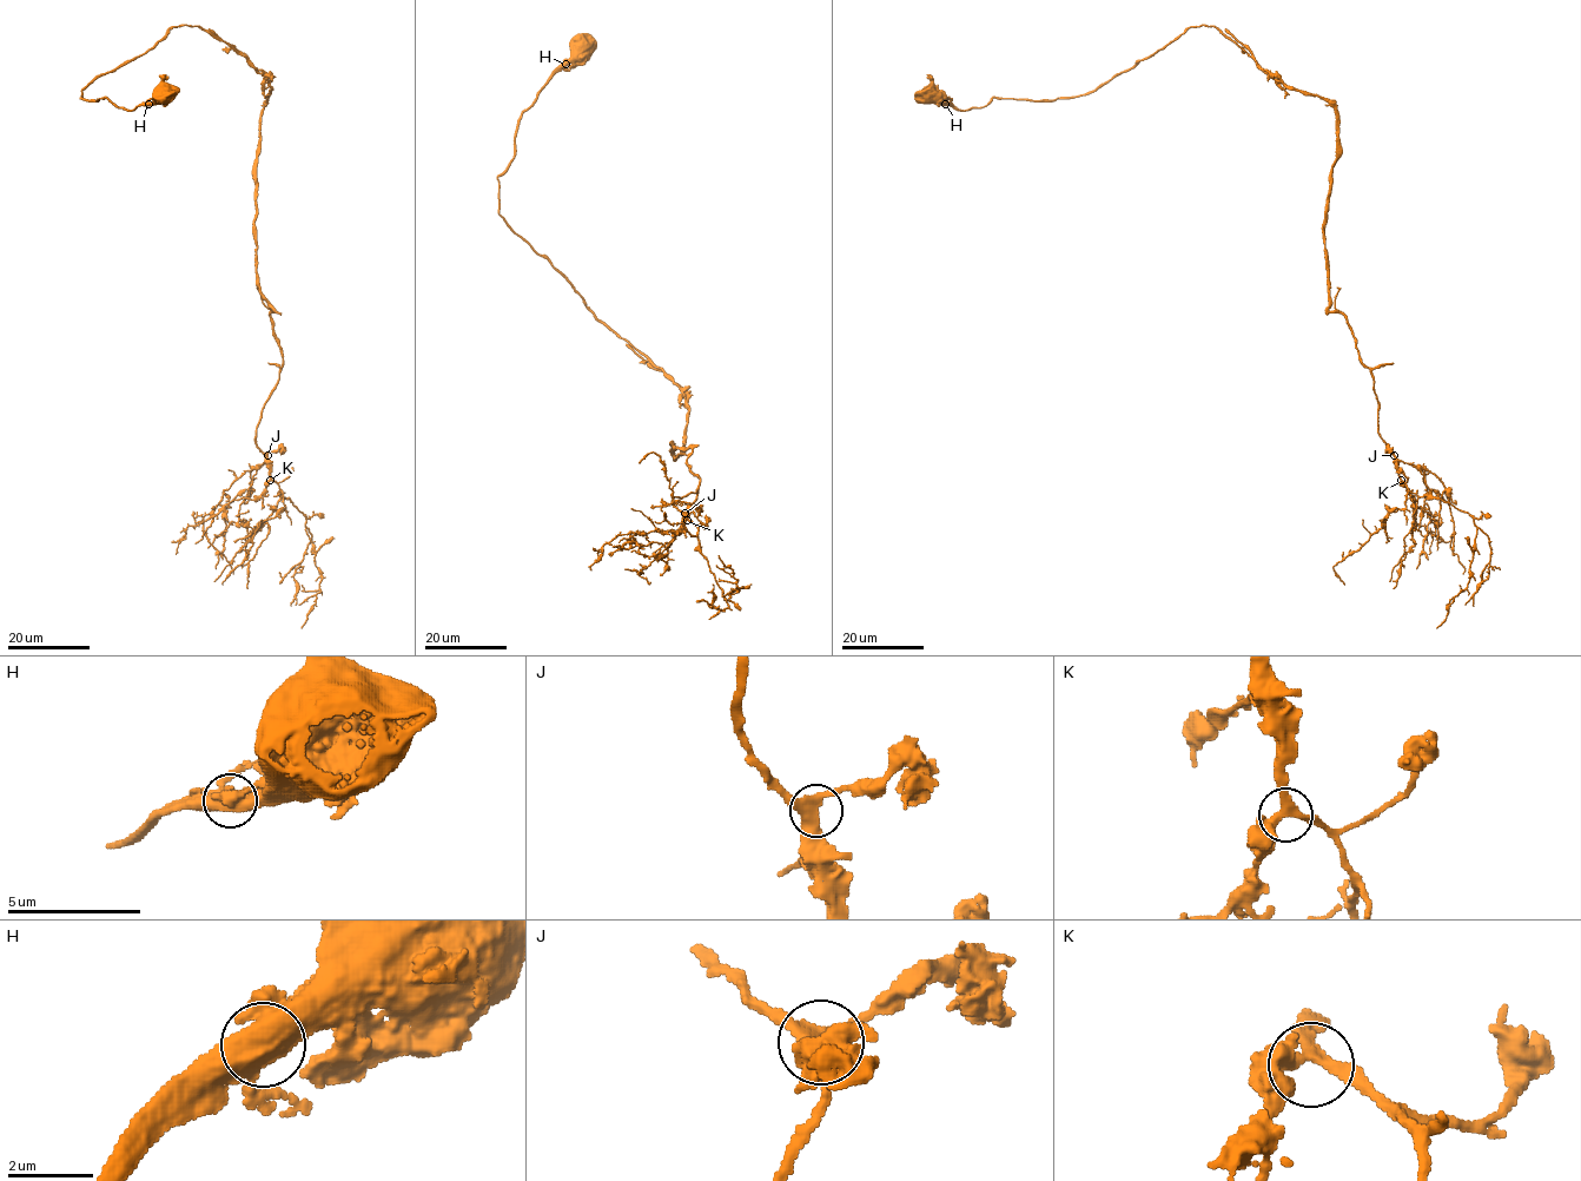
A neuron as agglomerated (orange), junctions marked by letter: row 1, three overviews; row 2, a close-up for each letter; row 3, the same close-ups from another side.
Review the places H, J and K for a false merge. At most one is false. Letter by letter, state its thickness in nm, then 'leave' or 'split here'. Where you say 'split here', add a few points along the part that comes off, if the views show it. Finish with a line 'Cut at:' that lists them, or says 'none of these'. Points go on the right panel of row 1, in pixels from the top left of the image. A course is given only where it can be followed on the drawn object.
H: 600 nm | leave
J: 320 nm | leave
K: 240 nm | leave
Cut at: none of these

